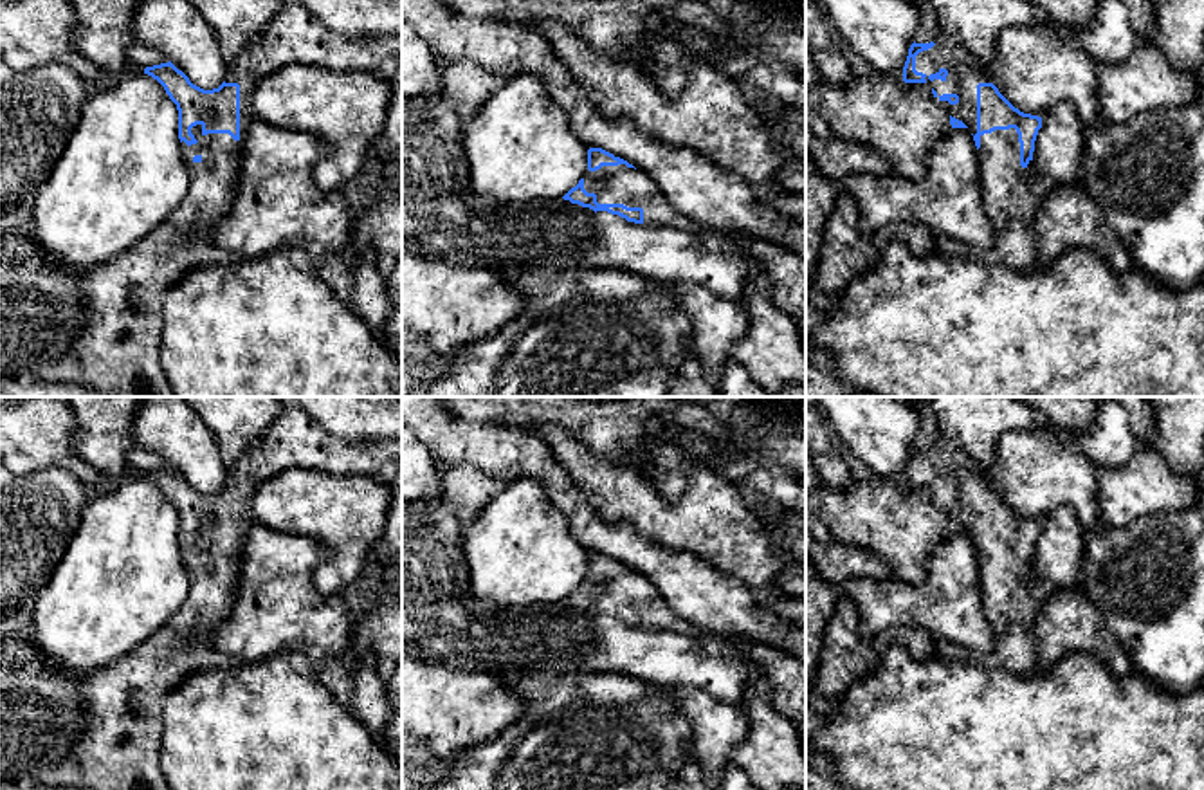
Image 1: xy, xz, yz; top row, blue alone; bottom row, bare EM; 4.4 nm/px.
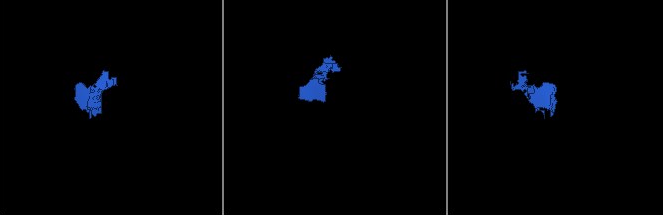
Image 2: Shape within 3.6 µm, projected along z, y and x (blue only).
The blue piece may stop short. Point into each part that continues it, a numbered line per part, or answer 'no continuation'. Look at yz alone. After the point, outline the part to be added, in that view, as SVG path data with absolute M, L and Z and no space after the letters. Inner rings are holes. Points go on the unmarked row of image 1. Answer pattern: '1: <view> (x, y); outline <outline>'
1: yz (965, 477); outline M941 436L934 447L935 449L932 453L923 455L916 460L916 474L926 480L926 489L937 496L935 503L948 514L948 518L962 525L975 539L977 489L990 487L990 482L959 444L948 440L946 436Z

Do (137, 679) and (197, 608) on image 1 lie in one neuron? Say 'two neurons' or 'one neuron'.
one neuron

